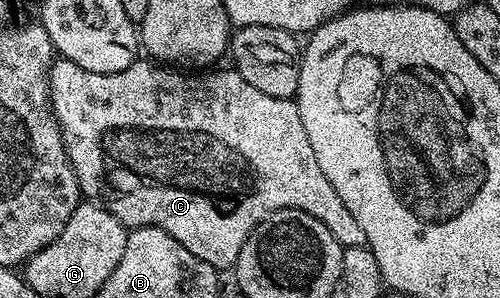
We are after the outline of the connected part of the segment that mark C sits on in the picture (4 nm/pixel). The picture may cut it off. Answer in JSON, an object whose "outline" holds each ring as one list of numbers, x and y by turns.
{"outline":[[59,58,52,63,49,73,49,87,51,89,51,111,55,113,55,121,59,123,59,133,63,135,63,145,65,154,69,158,72,168,75,170,75,177,79,183,80,193,92,201,98,202,104,208,108,208,124,228,160,228,169,233,189,254,197,254,201,262,209,262,217,270,234,269,237,258,241,254,241,246,245,246,245,238,255,229,259,223,269,214,273,214,278,208,296,208,305,210,313,214,337,238,337,242,344,248,352,248,364,243,363,231,357,223,357,218,349,214,349,209,345,207,345,202,337,198,337,190,321,174,321,166,317,166,317,154,313,154,313,146,309,146,309,134,305,134,305,125,301,122,299,105,294,99,285,97,274,97,265,94,262,90,257,90,251,86,236,70,229,72,213,72,207,70,202,73,203,77,198,80,195,76,183,70,172,70,167,66,160,66,147,58,136,59,125,70,117,74,93,74,89,70,81,70,73,62]]}

